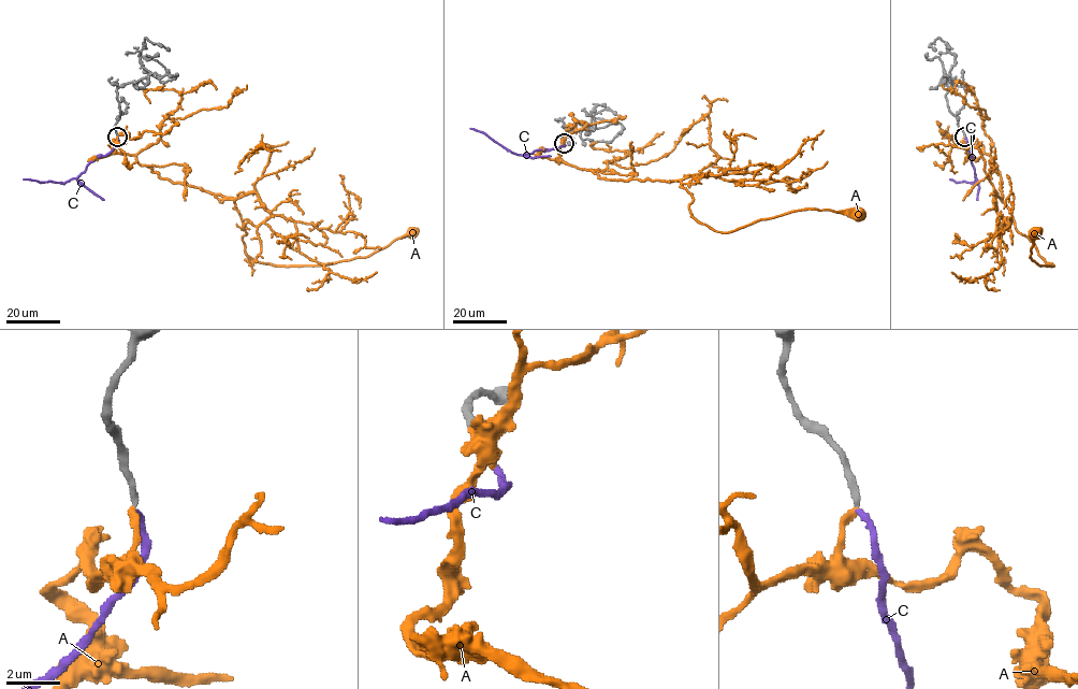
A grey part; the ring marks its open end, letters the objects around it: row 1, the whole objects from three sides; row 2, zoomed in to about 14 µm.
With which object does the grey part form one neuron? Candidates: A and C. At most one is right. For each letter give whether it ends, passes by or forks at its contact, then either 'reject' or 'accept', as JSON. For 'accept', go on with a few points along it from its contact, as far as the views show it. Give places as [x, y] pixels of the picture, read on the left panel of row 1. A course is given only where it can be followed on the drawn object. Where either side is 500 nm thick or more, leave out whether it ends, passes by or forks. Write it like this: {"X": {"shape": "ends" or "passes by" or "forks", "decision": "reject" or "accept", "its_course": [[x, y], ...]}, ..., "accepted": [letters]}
{"A": {"shape": "ends", "decision": "reject"}, "C": {"shape": "ends", "decision": "accept", "its_course": [[117, 137], [117, 143], [108, 153], [92, 160], [76, 177], [61, 183], [23, 180]]}, "accepted": ["C"]}

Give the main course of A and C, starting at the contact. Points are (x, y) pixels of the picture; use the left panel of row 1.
A: (117, 137), (108, 144), (117, 153), (159, 176), (232, 198), (245, 253), (257, 261), (365, 258), (412, 230)
C: (117, 137), (117, 143), (108, 153), (92, 160), (76, 177), (61, 183), (23, 180)

